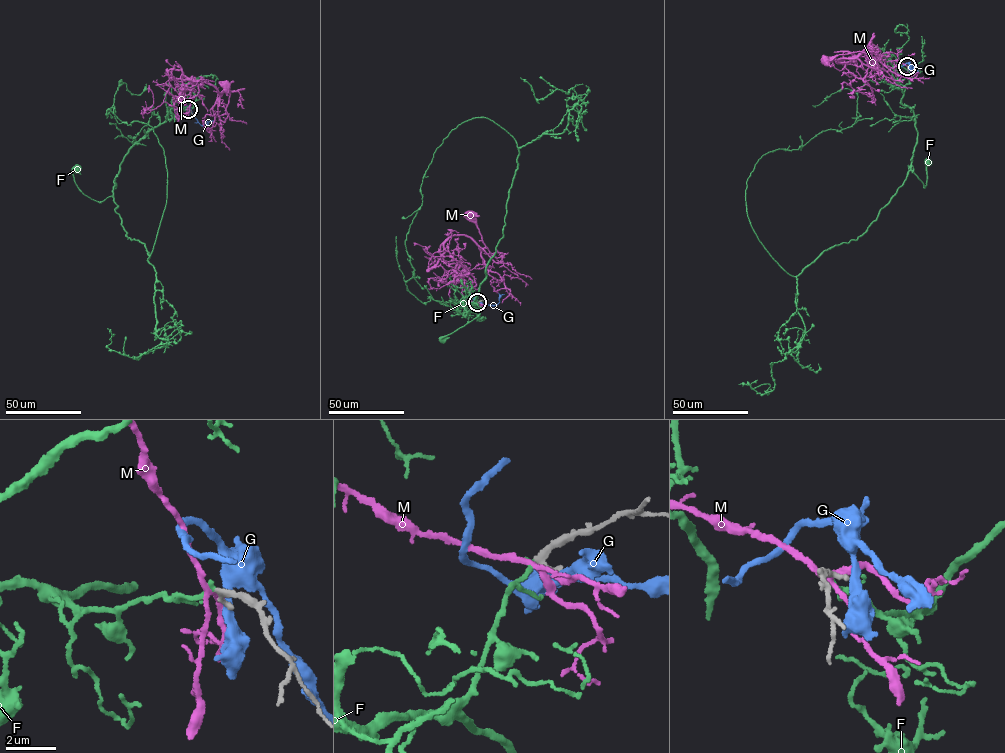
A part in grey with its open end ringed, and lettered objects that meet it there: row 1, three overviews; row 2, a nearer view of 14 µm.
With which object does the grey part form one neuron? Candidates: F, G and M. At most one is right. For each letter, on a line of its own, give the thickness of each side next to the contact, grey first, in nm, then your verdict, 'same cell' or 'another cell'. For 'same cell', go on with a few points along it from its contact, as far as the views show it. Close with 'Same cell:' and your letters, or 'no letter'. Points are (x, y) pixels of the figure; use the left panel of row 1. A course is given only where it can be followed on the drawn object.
F: calibres 280 and 190 nm; same cell; course (188, 110), (170, 109), (167, 119), (132, 146), (113, 193), (102, 201), (77, 186), (76, 169)
G: calibres 220 and 320 nm; another cell
M: calibres 320 and 200 nm; another cell
Same cell: F

